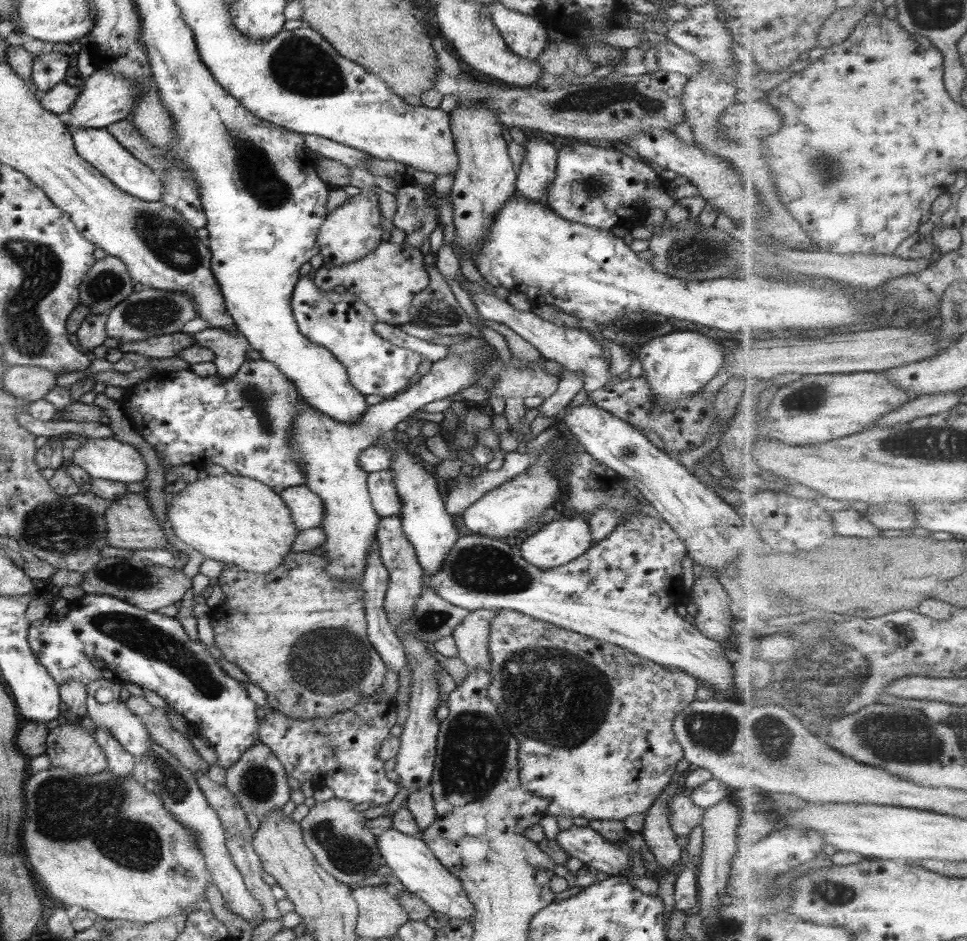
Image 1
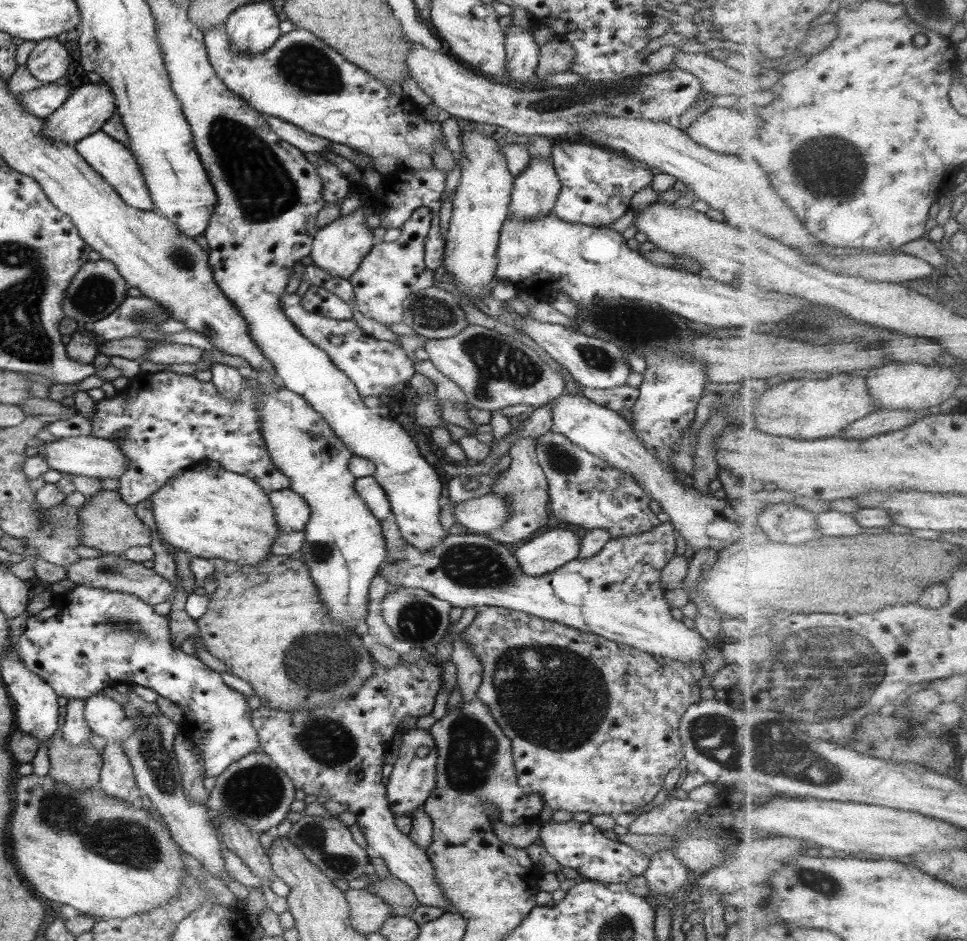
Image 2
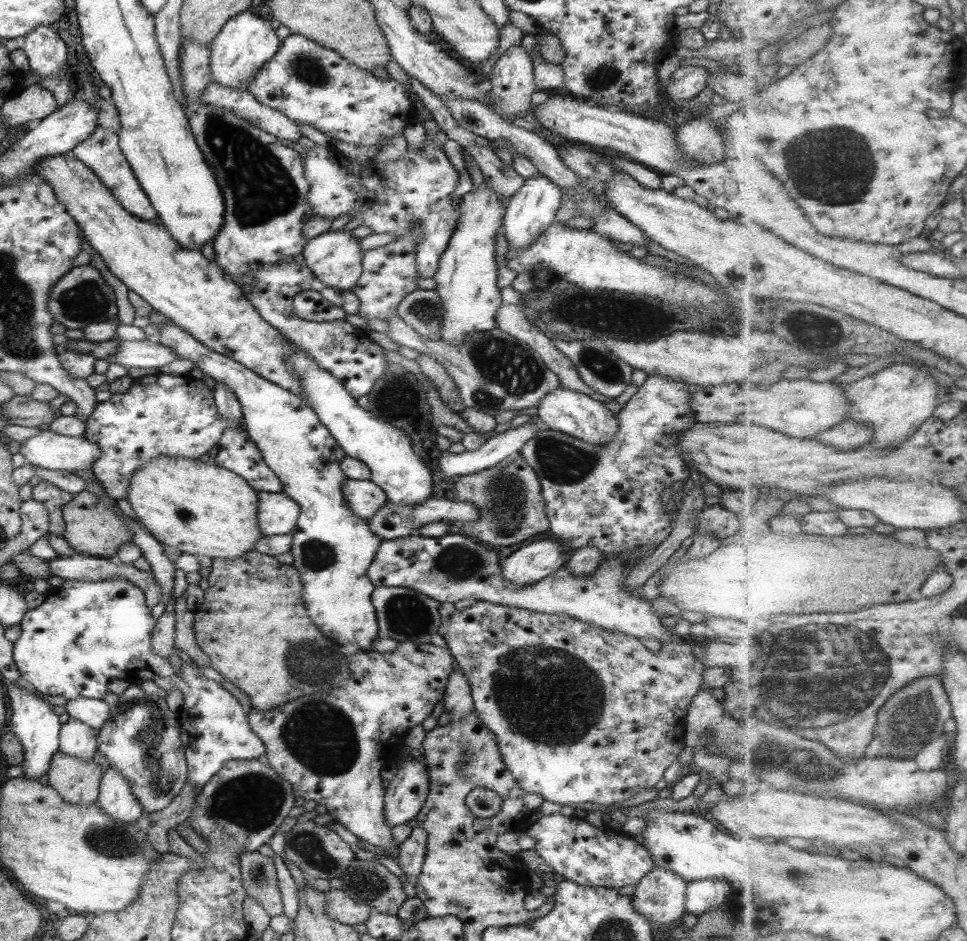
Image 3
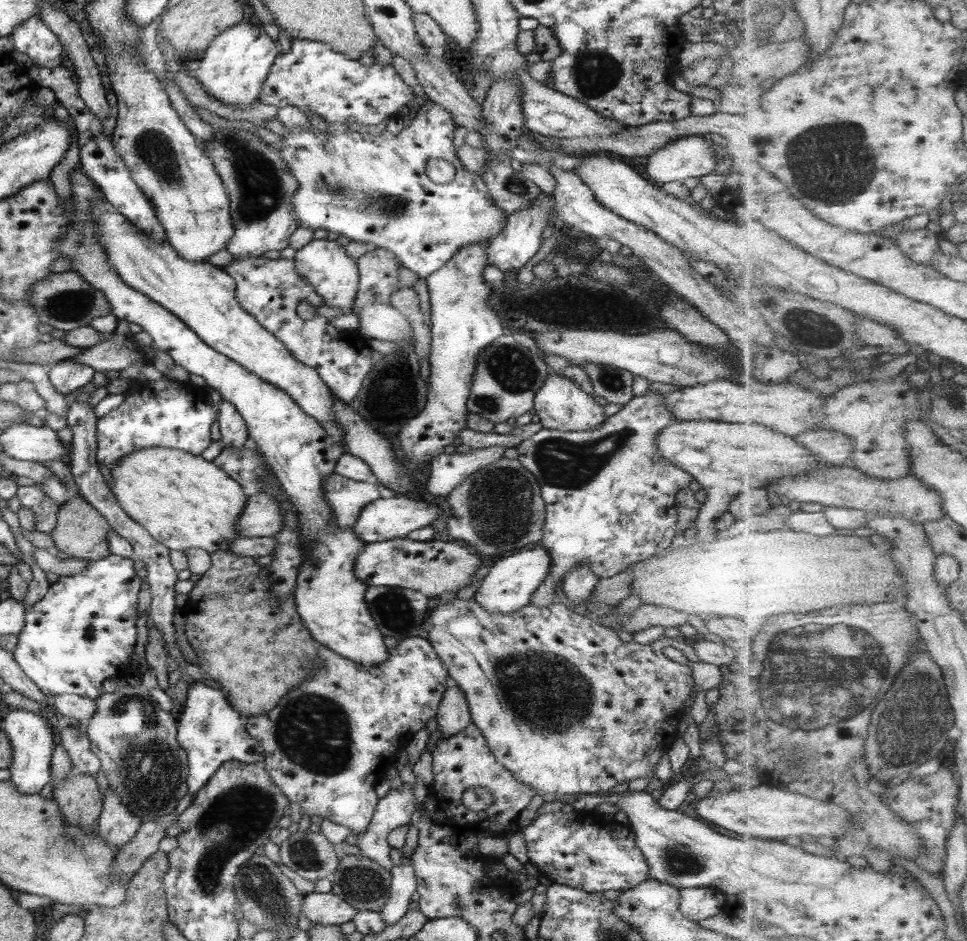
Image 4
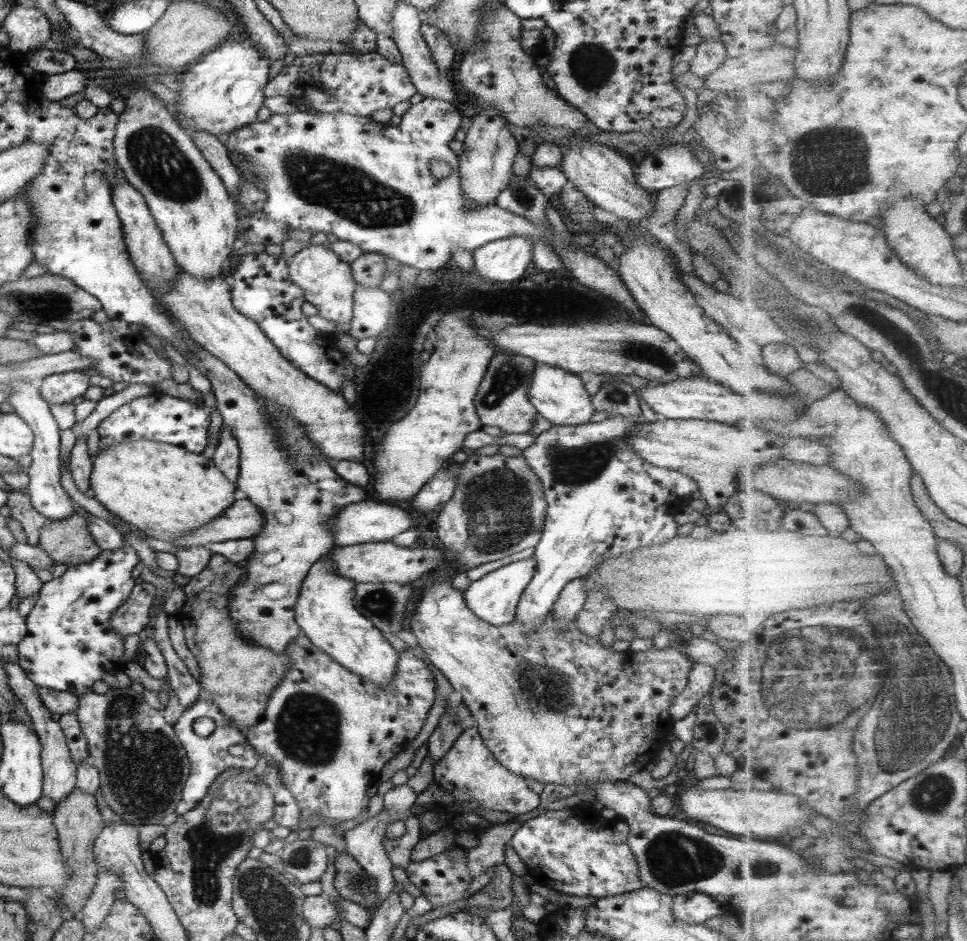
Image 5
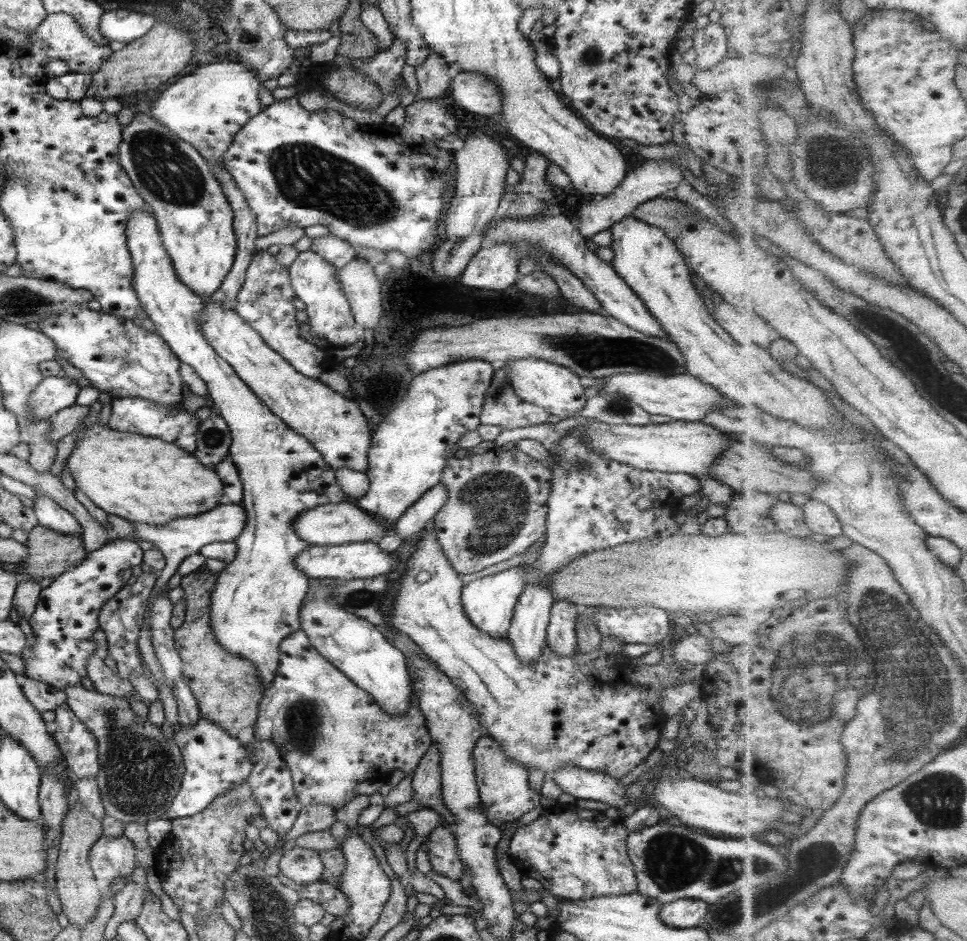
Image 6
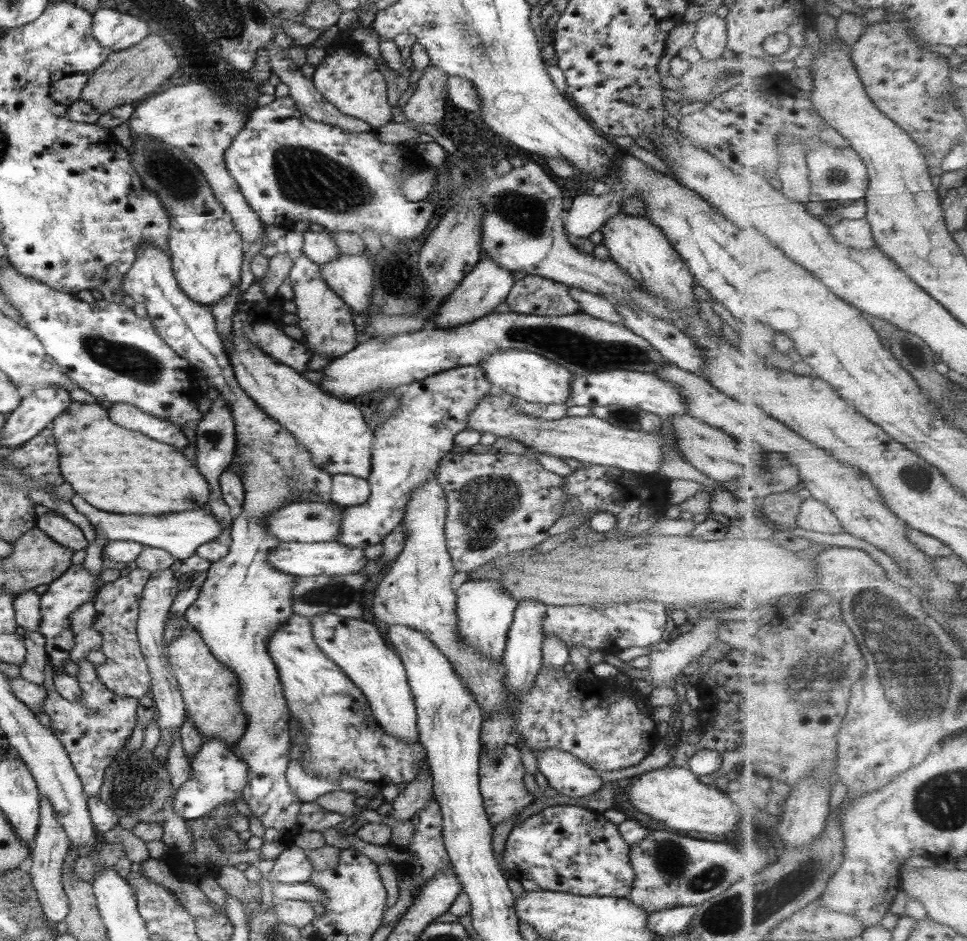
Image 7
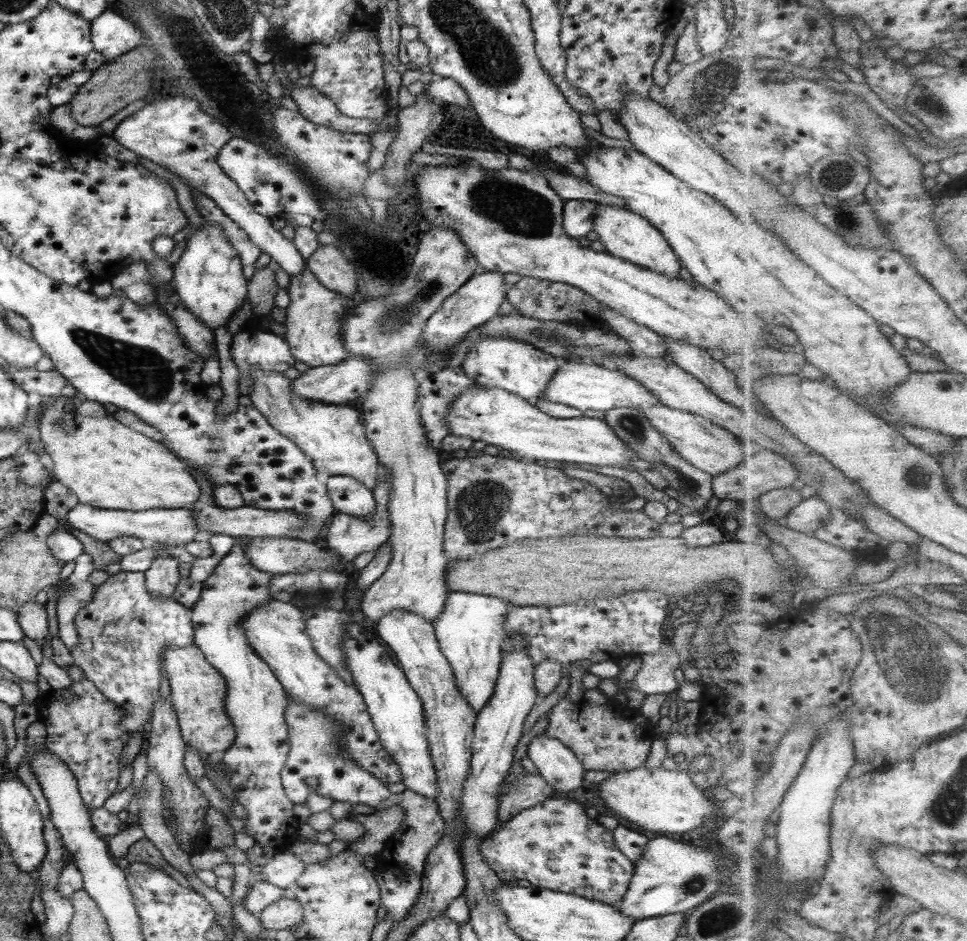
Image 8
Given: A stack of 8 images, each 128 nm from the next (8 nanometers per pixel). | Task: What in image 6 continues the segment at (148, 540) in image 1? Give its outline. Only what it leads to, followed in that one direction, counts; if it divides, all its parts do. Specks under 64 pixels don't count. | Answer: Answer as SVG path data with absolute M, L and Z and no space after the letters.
M42 526L28 533L25 545L28 555L18 563L20 569L15 573L20 576L19 582L57 577L81 564L88 554L81 536L65 536Z

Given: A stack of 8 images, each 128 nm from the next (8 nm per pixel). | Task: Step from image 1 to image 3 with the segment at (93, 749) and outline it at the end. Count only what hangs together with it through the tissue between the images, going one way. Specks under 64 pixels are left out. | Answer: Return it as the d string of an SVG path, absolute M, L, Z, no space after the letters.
M56 752L48 770L48 782L70 804L97 804L102 776L101 766L94 760L80 760L76 756Z

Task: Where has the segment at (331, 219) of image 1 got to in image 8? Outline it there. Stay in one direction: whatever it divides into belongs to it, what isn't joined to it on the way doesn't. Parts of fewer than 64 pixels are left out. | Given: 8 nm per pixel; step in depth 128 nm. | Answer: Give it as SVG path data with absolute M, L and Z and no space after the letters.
M306 266L300 276L292 276L287 288L290 303L286 307L284 338L290 345L290 352L297 361L304 362L312 368L326 364L338 364L346 359L350 352L344 350L344 340L340 338L342 319L348 308L342 305L340 296L336 292L325 288L323 284L310 272Z

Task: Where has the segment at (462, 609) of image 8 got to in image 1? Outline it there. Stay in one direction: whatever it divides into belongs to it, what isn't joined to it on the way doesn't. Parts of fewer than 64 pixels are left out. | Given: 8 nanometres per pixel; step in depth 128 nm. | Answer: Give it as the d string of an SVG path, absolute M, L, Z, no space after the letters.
M565 513L565 517L561 520L550 522L542 528L536 528L534 532L536 534L526 538L520 544L519 550L524 560L536 568L550 569L566 565L583 556L592 546L591 528L582 516L574 515L575 518L571 518L568 513Z

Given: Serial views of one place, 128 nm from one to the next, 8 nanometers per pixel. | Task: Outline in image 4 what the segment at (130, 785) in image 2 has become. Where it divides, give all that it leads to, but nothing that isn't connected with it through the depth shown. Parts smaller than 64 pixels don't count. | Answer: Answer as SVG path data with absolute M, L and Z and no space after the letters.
M110 788L104 793L102 812L97 821L97 834L100 834L105 844L118 851L132 840L132 836L142 826L142 820L134 816Z

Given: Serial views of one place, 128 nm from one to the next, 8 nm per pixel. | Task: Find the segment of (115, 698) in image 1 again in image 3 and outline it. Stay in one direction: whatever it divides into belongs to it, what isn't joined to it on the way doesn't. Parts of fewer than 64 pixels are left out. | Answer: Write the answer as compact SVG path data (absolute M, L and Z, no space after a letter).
M74 698L66 702L66 712L72 718L95 728L97 731L106 724L110 715L110 704L104 699Z

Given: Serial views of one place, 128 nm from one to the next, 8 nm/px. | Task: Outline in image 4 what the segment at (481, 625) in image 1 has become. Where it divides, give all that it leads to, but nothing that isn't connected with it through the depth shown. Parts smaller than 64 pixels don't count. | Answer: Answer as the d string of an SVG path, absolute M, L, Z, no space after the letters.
M453 681L444 691L435 717L441 738L462 732L466 726L473 723L466 696Z

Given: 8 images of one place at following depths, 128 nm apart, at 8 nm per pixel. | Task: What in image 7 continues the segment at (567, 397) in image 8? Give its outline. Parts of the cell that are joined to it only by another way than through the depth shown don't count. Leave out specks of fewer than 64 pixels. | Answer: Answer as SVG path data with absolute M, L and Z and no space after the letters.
M608 370L586 375L574 375L570 383L570 395L567 406L598 406L638 407L640 410L666 417L668 415L684 415L688 411L688 404L680 388L655 373L636 372L631 370Z

